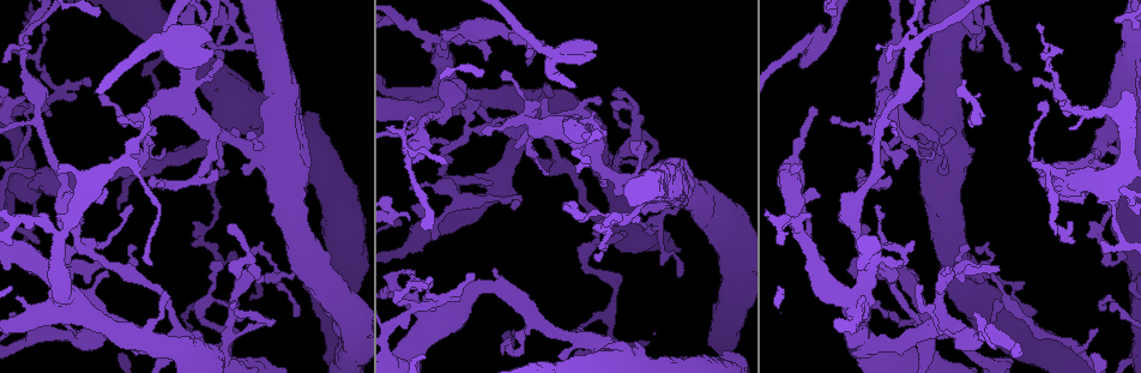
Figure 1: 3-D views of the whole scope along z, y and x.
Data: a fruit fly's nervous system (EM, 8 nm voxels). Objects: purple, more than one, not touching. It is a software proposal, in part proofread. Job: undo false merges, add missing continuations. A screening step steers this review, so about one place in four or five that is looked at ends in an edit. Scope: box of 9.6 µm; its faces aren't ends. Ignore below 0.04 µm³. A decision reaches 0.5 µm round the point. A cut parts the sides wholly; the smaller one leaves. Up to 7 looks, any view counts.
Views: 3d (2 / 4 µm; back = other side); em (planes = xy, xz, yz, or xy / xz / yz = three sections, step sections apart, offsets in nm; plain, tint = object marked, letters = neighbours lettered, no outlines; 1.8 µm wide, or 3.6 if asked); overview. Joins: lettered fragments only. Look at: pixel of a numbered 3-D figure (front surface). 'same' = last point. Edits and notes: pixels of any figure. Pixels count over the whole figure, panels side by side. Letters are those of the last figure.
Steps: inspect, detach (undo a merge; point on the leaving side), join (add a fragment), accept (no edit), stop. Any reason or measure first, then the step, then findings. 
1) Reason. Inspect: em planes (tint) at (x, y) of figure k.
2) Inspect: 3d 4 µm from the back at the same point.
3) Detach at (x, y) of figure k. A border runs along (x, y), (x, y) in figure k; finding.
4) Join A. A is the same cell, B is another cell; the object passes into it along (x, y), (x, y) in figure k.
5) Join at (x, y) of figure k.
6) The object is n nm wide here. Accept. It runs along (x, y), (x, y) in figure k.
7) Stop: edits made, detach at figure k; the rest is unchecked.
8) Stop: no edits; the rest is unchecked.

Three arms meet. Inspect: 3d 2 µm at (813, 47) of figure 1.

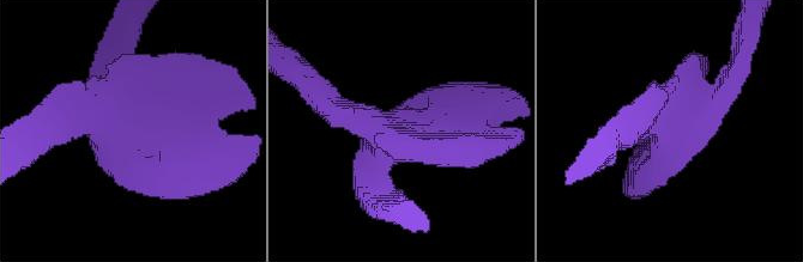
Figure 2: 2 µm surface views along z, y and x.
Inspect: em planes (letters) at (116, 125) of figure 2.

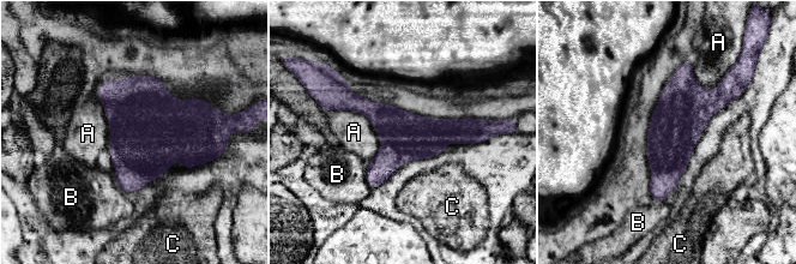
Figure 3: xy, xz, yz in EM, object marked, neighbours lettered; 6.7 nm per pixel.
Accept. A, B and C are other cells; it runs along (338, 104), (398, 130), (475, 128) in figure 3; all the same neuron.

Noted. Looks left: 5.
Sudden change in width. Inspect: em planes (letters) at (595, 341) of figure 1.

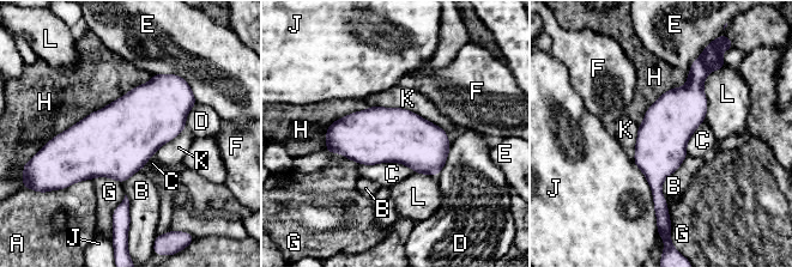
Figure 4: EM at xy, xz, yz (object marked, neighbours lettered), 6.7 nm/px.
Accept. A, B, C, D, E, F, G, H, J, K and L are other cells; a border runs along (360, 163), (403, 163), (416, 173) in figure 4; one neuron here.

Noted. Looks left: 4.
Branch stops here. Inspect: em xz step 8 (letters) at (410, 190) of figure 1.

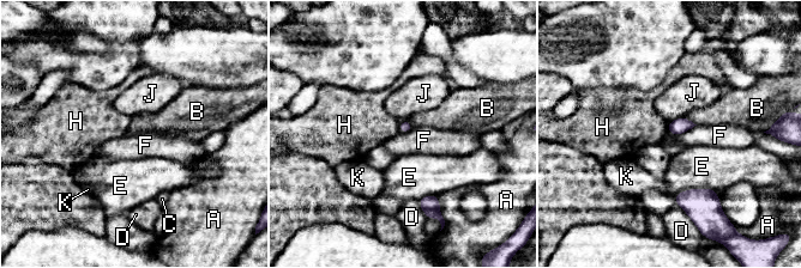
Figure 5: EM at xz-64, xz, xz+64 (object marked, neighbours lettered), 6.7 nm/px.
Accept. A, B, C, D, E, F, H, J and K are other cells; a border runs along (697, 125), (676, 135) in figure 5; none of them fits.

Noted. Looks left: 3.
Stop: no edits; the rest is unchecked.

